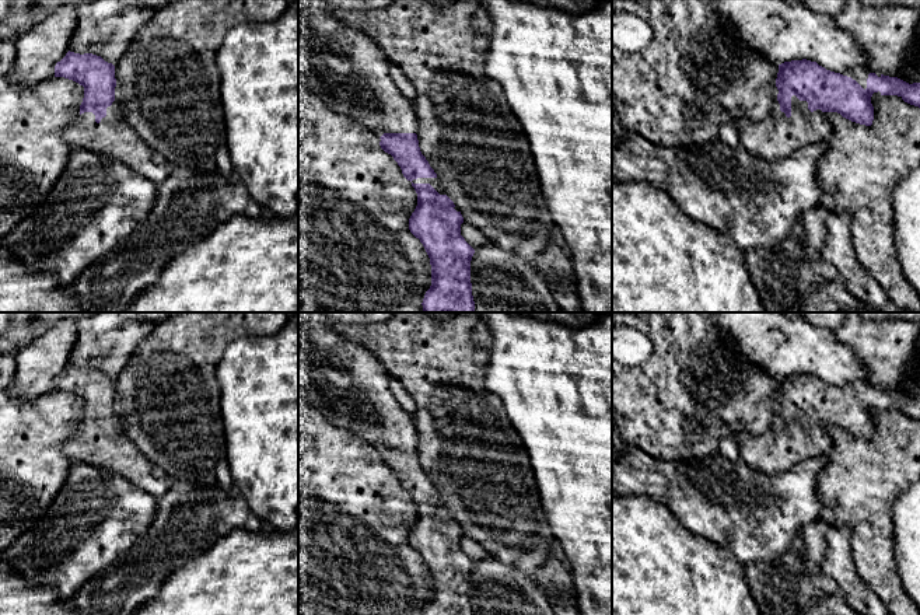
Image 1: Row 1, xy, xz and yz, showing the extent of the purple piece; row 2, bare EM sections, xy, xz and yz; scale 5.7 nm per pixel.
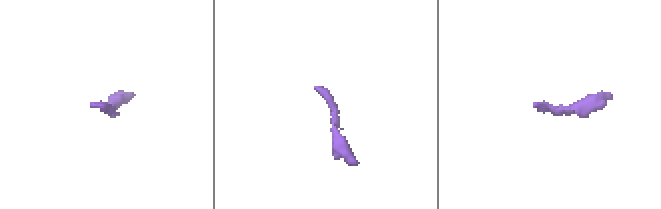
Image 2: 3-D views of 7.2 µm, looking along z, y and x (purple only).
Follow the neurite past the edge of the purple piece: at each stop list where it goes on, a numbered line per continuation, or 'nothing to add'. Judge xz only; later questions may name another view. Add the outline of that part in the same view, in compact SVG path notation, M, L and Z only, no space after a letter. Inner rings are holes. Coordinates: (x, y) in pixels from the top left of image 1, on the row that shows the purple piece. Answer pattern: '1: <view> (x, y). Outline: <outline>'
1: xz (434, 182). Outline: M417 178L412 181L413 184L430 184L440 195L445 195L440 178Z

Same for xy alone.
1: xy (112, 136). Outline: M113 101L106 108L106 116L99 123L92 112L78 113L62 130L63 139L76 148L92 150L98 154L109 156L148 181L155 186L162 184L171 174L171 167L153 161L153 150L144 140L125 122Z

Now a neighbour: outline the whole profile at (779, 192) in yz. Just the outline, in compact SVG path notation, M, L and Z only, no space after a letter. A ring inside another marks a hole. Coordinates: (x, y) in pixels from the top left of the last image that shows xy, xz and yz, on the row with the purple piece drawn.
M629 133L612 153L616 181L643 181L667 192L695 221L713 227L744 251L767 251L780 245L798 221L819 206L818 163L828 141L808 144L791 156L765 160L739 146L732 150L723 140L693 147L658 148L646 137Z

